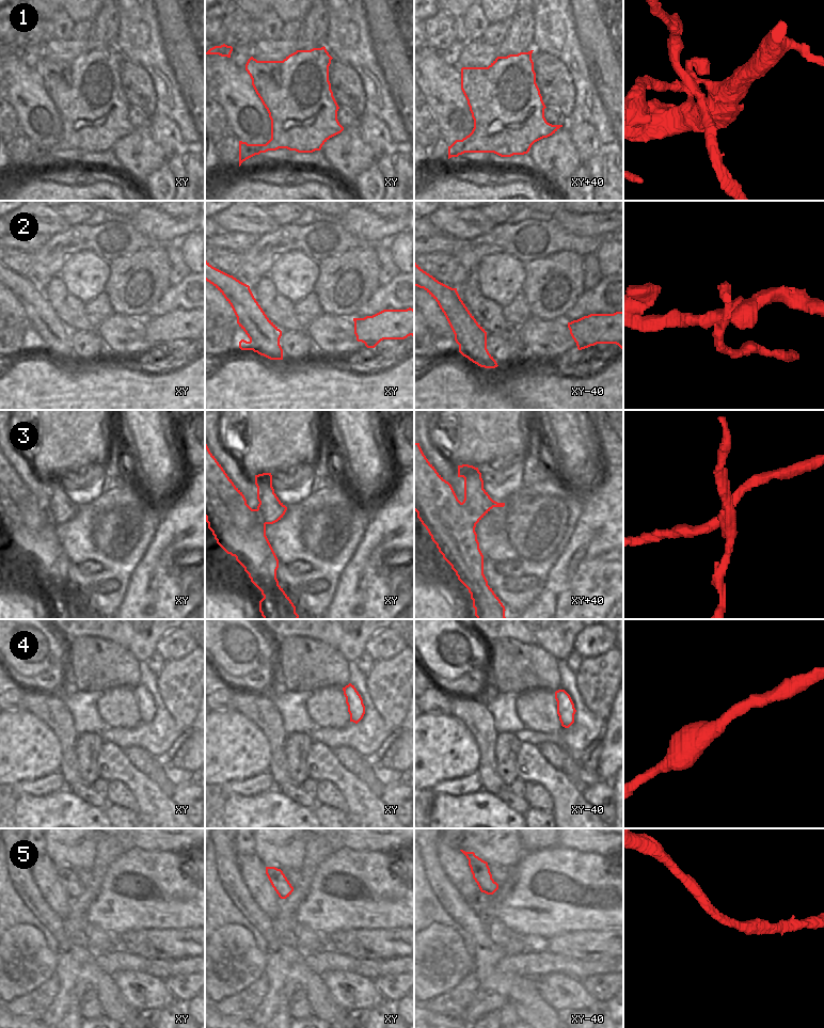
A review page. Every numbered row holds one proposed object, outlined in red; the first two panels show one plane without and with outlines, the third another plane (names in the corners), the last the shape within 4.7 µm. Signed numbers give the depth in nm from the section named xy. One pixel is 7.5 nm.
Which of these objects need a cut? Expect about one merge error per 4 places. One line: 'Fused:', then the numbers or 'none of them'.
Fused: 1, 2, 3.

